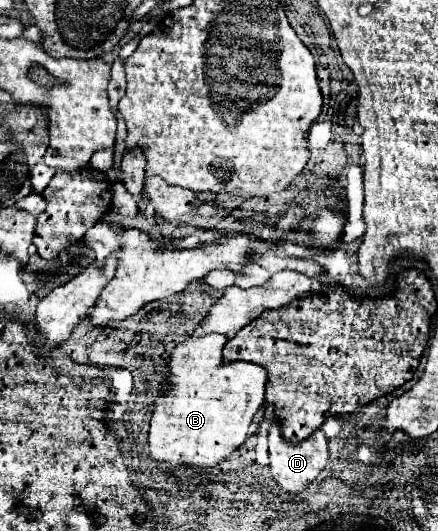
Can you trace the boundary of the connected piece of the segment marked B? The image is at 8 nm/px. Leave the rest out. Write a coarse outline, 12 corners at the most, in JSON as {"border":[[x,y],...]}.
{"border":[[187,335],[149,453],[199,469],[251,433],[267,371]]}

